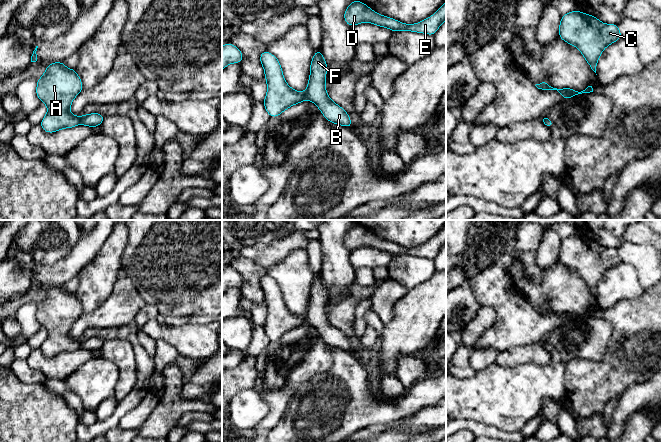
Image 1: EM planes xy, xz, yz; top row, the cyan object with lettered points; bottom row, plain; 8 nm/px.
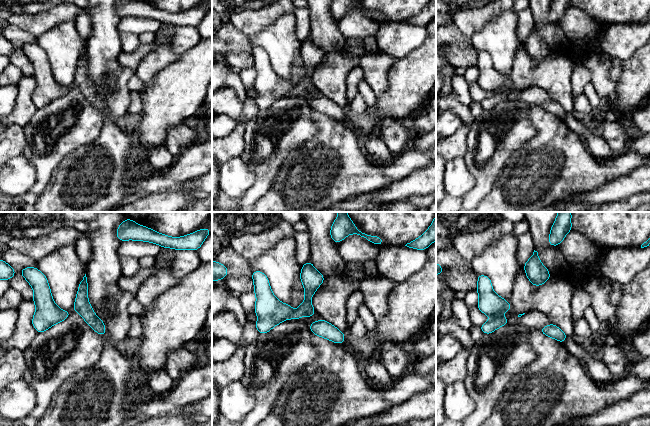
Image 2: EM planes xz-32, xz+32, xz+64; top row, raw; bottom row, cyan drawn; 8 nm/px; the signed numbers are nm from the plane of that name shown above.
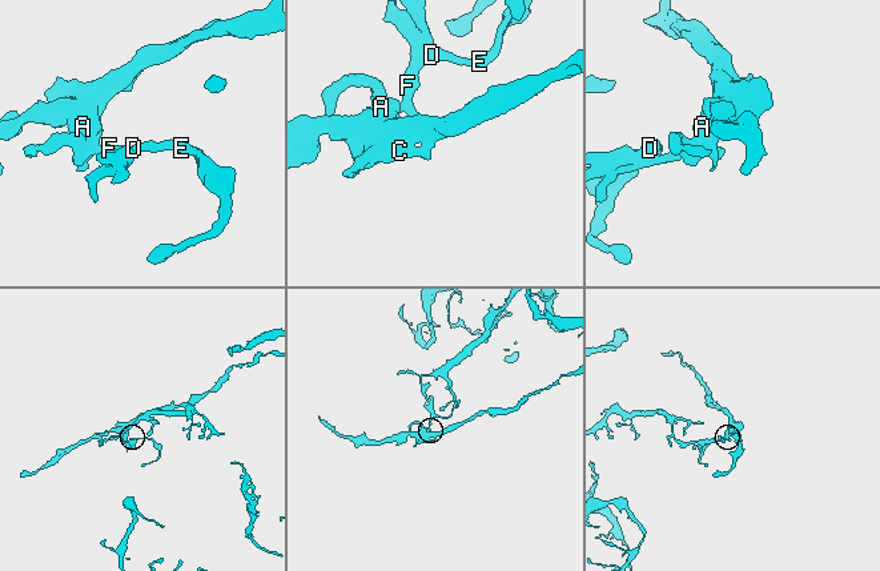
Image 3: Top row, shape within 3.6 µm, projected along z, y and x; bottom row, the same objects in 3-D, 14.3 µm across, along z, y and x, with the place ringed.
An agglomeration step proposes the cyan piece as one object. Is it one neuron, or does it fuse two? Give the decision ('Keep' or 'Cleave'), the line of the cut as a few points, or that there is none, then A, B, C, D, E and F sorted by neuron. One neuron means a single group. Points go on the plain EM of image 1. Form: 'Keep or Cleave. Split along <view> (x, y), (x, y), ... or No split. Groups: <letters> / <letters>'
Cleave. Split along xz (303, 316), (304, 323). Groups: A C / B D E F

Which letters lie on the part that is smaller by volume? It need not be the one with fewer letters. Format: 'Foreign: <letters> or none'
Foreign: A, C

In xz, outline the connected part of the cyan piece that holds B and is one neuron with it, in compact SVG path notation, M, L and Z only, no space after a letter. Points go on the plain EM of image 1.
M317 273L311 285L310 301L304 316L304 324L314 326L324 341L333 348L351 352L353 349L347 335L334 327L327 318L325 312L326 297L327 287L320 273Z

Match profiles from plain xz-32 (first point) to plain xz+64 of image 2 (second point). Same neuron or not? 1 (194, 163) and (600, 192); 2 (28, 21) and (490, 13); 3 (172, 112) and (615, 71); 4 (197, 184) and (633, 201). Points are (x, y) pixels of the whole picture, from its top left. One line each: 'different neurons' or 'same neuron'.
1: different neurons
2: same neuron
3: different neurons
4: different neurons

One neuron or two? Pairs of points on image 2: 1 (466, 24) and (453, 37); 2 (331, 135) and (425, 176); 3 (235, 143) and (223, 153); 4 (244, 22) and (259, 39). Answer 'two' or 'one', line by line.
1: two
2: two
3: one
4: two

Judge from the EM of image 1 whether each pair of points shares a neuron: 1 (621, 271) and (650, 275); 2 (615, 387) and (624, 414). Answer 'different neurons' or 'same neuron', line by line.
1: different neurons
2: different neurons

